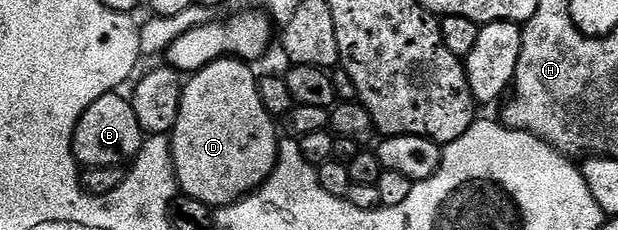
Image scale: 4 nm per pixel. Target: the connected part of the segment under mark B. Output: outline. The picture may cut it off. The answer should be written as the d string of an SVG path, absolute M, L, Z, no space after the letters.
M102 94L83 109L74 129L74 156L83 167L122 166L137 158L144 149L144 135L140 120L132 108L129 97L118 94Z

